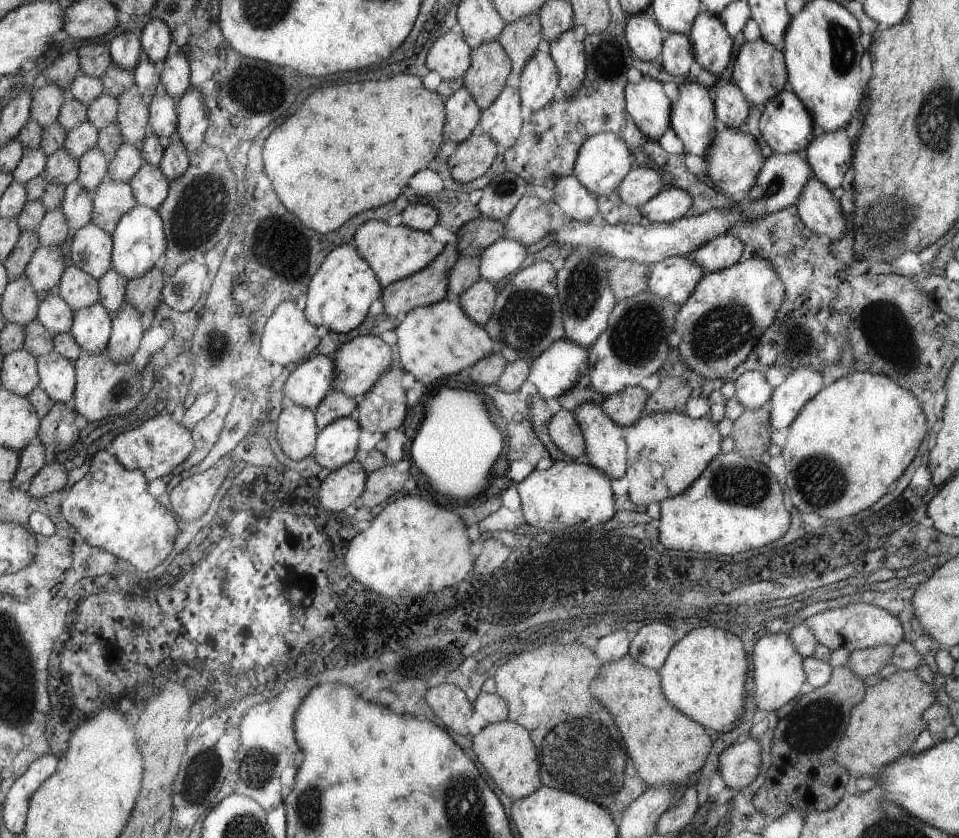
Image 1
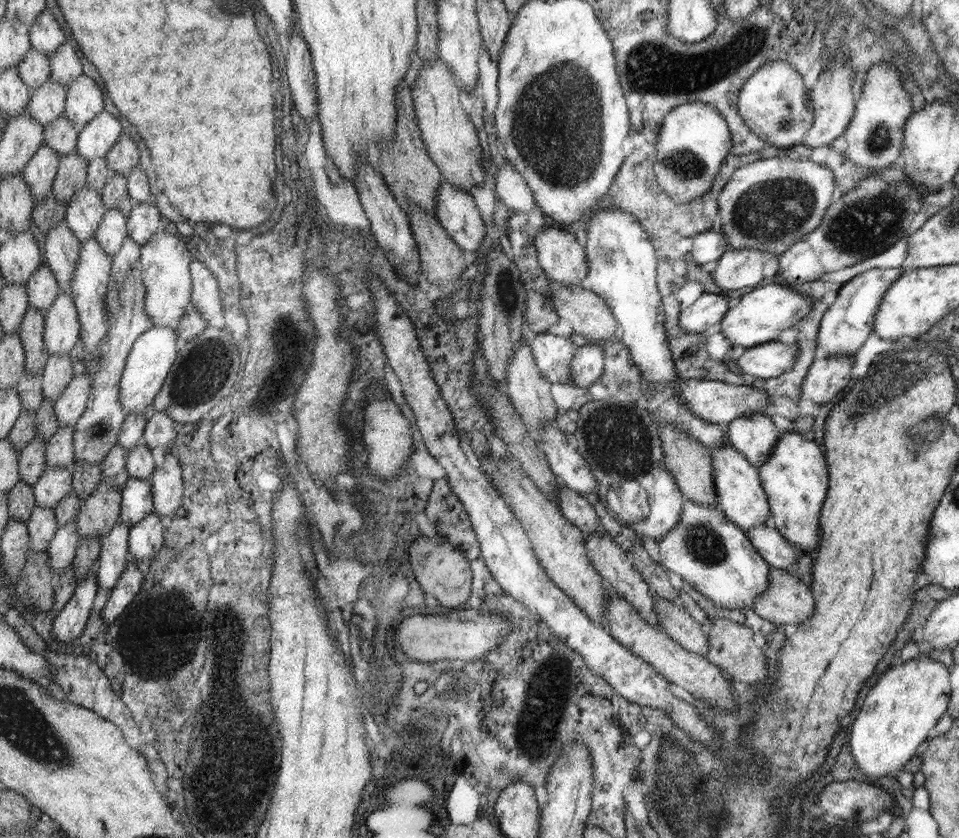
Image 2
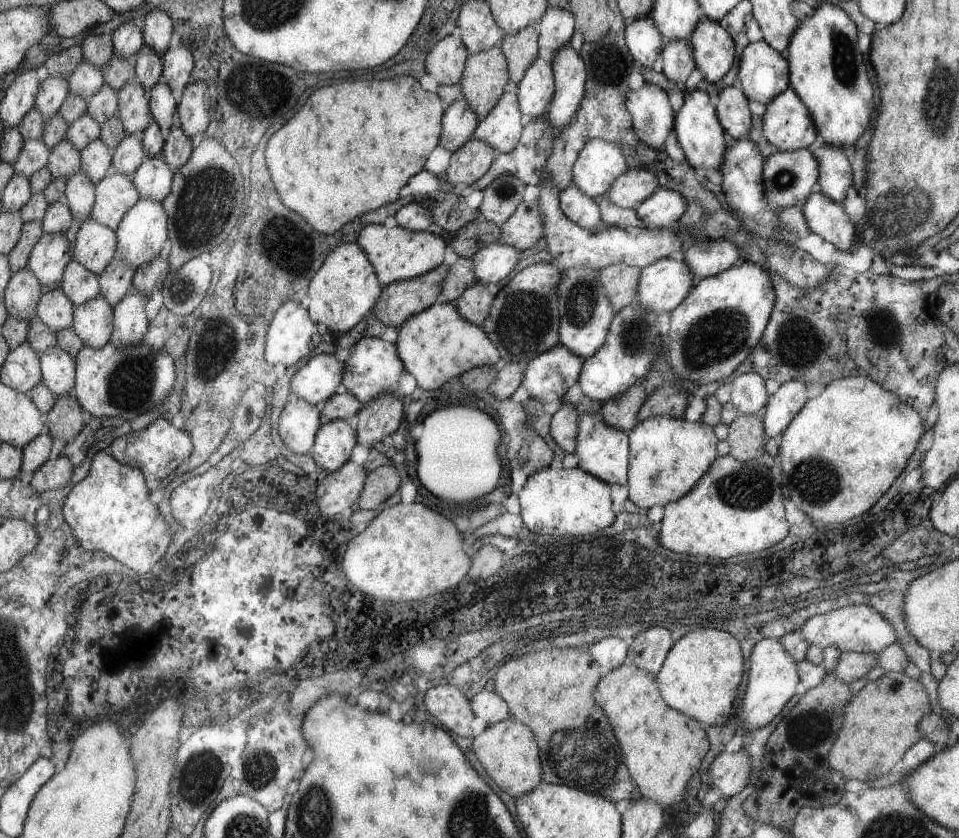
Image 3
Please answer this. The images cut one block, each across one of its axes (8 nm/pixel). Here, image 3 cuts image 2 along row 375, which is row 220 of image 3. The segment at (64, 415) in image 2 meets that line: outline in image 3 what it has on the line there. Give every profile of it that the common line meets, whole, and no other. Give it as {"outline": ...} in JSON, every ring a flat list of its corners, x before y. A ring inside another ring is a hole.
{"outline":[[82,169,80,172,76,172,72,178,69,178,66,183,66,204,70,208,72,218,77,218,82,223,91,219,90,214,92,214,94,194,96,194,94,186,95,184,86,178]]}

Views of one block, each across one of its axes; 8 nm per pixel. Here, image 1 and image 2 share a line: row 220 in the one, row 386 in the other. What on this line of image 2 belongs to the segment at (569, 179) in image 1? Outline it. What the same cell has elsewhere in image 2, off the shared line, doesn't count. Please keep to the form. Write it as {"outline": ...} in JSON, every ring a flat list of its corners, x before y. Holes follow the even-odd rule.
{"outline":[[588,343,577,348,572,360,573,387,585,392,599,382,604,370,604,349,602,345]]}

